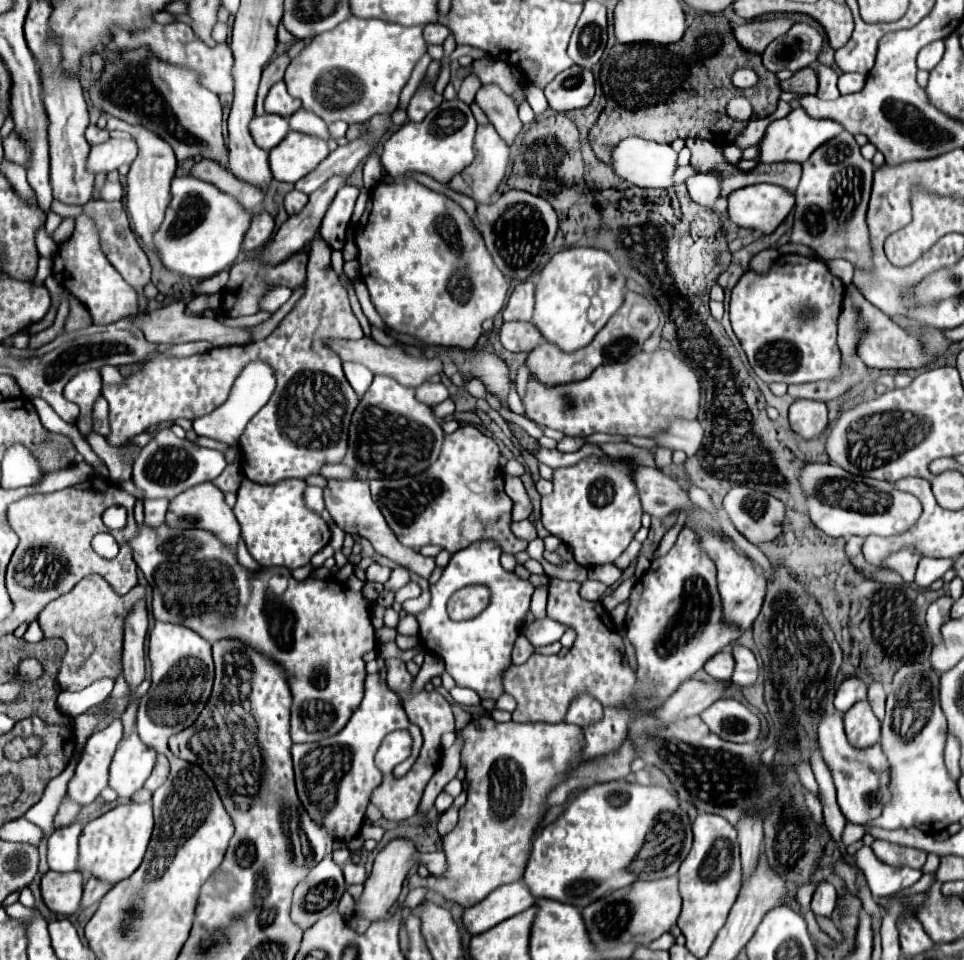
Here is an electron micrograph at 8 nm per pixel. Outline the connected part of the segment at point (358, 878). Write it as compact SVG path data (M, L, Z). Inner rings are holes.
M347 861L343 865L343 875L345 875L345 881L349 885L353 883L363 883L367 879L367 873L365 873L365 867L363 863L353 863L353 861Z

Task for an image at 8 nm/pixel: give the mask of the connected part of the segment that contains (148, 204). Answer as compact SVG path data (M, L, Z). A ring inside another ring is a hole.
M109 117L106 124L107 131L113 131L123 129L123 131L129 131L137 143L139 143L139 155L137 159L131 163L131 169L127 173L127 189L125 189L125 207L127 207L127 215L131 219L131 227L133 227L133 233L153 251L157 253L155 249L155 243L153 243L153 237L157 233L157 229L161 227L163 223L163 217L165 217L165 209L169 207L169 201L171 201L171 191L169 191L169 183L175 175L175 169L177 169L177 161L175 161L175 153L173 149L169 147L169 143L161 141L159 137L155 137L153 133L145 131L143 127L129 127L127 123L121 123L119 119Z

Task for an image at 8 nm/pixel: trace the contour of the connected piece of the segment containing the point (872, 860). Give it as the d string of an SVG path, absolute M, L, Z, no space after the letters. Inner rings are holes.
M871 847L859 849L855 855L855 863L863 869L873 895L879 895L879 897L893 895L905 887L911 887L923 875L919 869L891 867L879 861Z

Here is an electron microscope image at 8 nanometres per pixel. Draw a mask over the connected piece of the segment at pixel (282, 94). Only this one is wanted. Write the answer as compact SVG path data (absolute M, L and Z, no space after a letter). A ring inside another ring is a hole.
M279 81L271 87L267 99L265 99L265 111L267 113L275 113L275 115L281 115L281 117L289 117L293 115L297 109L301 109L301 101L291 97L285 83Z

